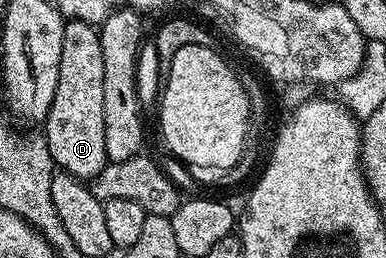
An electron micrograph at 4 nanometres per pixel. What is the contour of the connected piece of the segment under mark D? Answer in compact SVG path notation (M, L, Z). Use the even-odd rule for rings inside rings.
M68 20L65 24L57 95L53 95L45 128L49 155L62 172L87 183L106 167L105 63L101 59L99 30L87 21Z

